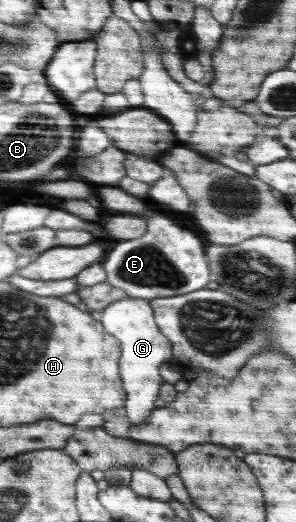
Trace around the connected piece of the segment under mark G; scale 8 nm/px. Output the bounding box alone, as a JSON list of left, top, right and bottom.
[100,298,173,426]

